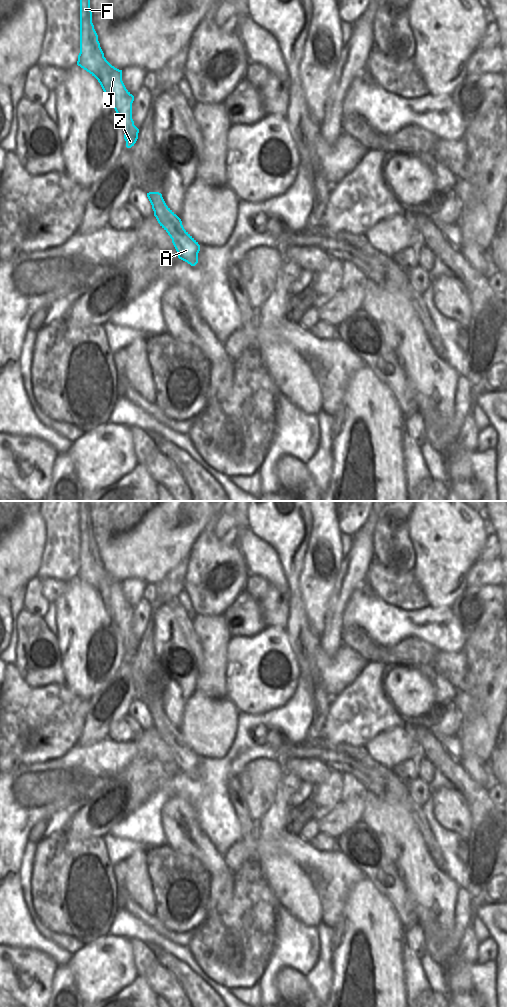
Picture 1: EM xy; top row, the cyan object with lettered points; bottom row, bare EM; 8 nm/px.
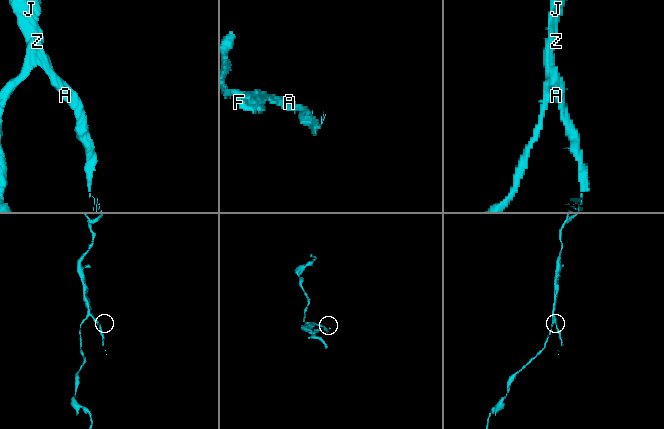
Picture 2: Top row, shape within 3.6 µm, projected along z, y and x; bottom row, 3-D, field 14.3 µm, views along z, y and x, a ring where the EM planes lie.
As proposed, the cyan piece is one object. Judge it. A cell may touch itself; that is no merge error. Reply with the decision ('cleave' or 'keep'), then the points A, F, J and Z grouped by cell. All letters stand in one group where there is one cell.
cleave; A J Z / F

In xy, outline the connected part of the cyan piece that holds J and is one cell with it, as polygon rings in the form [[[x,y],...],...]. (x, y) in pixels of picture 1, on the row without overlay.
[[[108,575],[107,582],[100,583],[99,588],[109,609],[112,611],[110,617],[119,620],[125,627],[127,639],[124,651],[126,659],[131,660],[136,655],[139,645],[139,641],[134,637],[132,631],[134,608],[126,601],[122,593],[122,582],[115,580],[110,575]]]

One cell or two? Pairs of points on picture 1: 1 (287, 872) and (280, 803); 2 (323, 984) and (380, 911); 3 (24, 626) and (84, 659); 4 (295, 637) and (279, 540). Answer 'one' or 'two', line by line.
1: one
2: two
3: two
4: one

